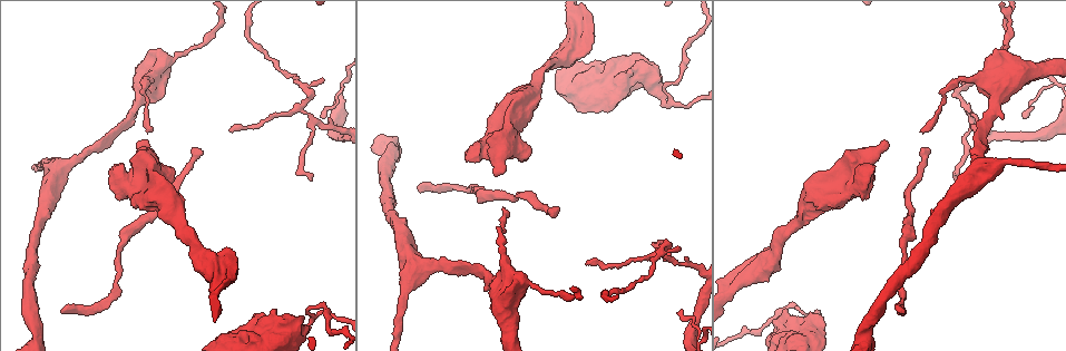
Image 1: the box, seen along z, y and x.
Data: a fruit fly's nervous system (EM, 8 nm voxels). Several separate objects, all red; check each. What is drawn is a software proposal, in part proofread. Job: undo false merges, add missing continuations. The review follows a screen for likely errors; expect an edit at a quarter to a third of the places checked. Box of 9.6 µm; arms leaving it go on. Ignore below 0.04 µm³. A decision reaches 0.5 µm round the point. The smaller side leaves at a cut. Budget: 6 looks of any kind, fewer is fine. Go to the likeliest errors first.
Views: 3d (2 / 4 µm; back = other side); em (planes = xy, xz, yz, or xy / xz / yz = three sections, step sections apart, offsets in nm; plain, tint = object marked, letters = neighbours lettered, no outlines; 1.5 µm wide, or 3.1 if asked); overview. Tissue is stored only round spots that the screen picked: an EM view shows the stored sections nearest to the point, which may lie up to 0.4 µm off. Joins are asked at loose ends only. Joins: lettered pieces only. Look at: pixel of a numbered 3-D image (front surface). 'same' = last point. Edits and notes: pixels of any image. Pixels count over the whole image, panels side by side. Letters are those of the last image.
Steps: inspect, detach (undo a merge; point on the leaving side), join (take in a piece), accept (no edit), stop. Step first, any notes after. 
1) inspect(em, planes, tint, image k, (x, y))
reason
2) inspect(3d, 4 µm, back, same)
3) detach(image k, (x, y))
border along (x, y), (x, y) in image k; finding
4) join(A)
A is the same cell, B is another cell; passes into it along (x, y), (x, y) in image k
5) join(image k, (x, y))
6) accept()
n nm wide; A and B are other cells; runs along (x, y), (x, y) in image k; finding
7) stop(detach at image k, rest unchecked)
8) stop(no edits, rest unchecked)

inspect(em, planes, letters, image 1, (553, 213))
branch stops here

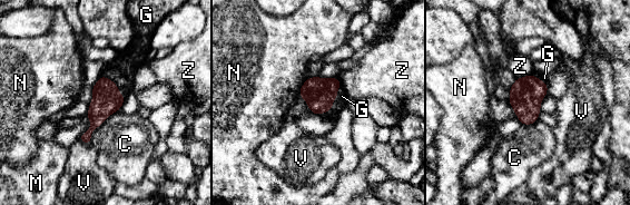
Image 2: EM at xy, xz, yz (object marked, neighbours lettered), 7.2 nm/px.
join(G)
G is the same cell, C, M, N, V and Z are other cells; passes into it along (318, 93), (332, 104), (342, 96) in image 2; the cell continues

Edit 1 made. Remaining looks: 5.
inspect(em, planes, letters, image 1, (573, 45))
arms part here

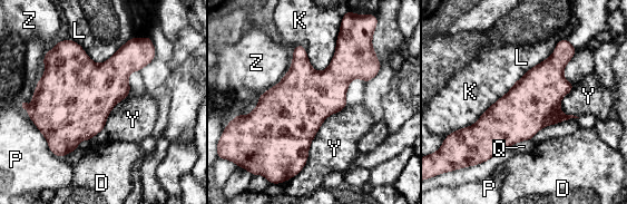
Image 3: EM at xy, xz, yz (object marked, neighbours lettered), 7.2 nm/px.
accept()
D, K, L, P, Q, Y and Z are other cells; border along (340, 30), (322, 70), (294, 47) in image 3; one cell here

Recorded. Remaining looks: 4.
stop(join at image 2, rest unchecked)

